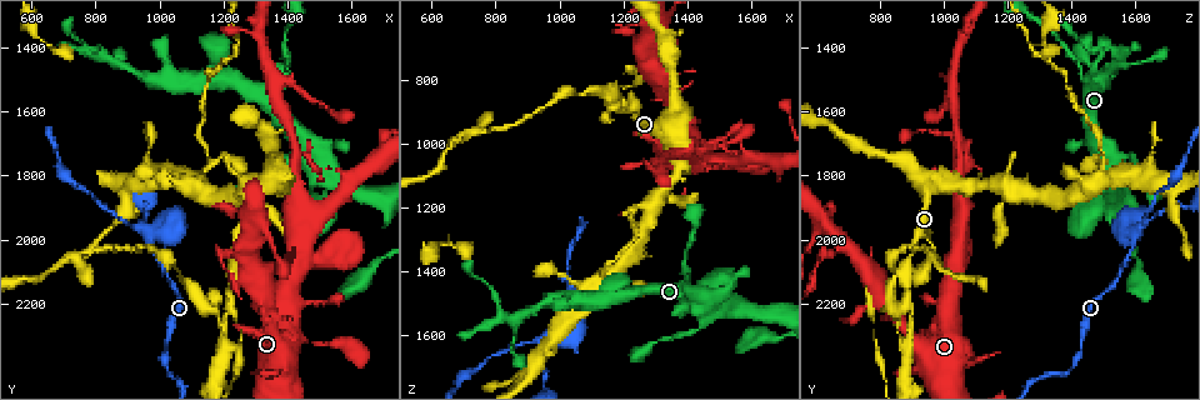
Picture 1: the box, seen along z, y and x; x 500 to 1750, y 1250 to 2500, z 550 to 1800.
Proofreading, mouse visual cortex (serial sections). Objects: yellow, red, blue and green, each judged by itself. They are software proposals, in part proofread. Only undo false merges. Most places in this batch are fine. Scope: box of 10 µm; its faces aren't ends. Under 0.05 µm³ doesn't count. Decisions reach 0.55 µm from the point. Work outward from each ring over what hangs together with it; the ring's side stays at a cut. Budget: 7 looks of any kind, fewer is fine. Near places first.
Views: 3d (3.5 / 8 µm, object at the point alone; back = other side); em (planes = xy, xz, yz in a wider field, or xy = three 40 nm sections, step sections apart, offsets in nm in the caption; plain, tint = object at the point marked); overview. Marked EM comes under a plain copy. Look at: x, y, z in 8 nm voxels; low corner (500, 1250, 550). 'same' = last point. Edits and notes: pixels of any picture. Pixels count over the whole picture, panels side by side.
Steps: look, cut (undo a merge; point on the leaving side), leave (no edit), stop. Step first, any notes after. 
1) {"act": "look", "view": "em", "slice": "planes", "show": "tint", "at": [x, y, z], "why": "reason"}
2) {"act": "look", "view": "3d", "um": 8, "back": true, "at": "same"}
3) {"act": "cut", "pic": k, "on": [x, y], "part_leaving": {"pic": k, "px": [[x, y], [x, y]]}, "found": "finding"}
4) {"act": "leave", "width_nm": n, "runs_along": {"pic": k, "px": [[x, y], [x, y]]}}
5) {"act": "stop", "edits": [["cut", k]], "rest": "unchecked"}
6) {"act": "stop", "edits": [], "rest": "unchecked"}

{"act": "look", "view": "3d", "um": 8, "at": [880, 1950, 1640], "why": "thick turns thin"}

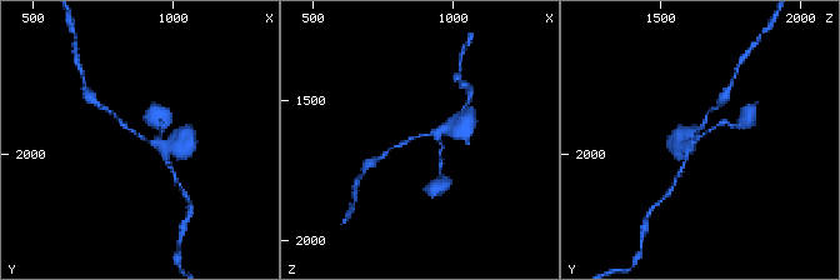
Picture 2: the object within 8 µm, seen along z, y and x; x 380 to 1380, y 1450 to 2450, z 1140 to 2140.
{"act": "look", "view": "3d", "um": 3.5, "at": "same", "why": "closer look"}

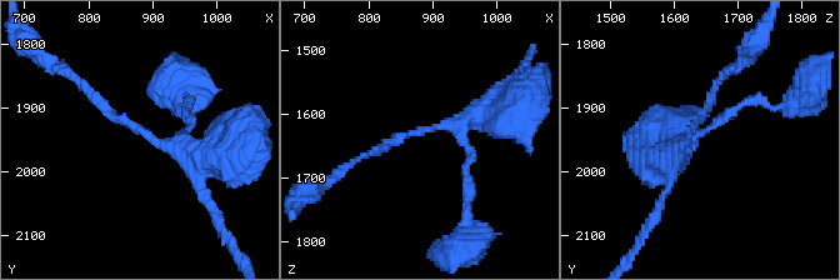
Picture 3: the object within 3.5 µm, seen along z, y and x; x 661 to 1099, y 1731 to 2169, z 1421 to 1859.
{"act": "leave", "arm_widths_nm": [100, 150, 300], "runs_along": {"pic": 3, "px": [[201, 174], [83, 85]]}, "found": "continuous, no second cell"}

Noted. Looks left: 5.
{"act": "look", "view": "3d", "um": 8, "back": true, "at": [1200, 1750, 1490], "why": "abrupt turn"}

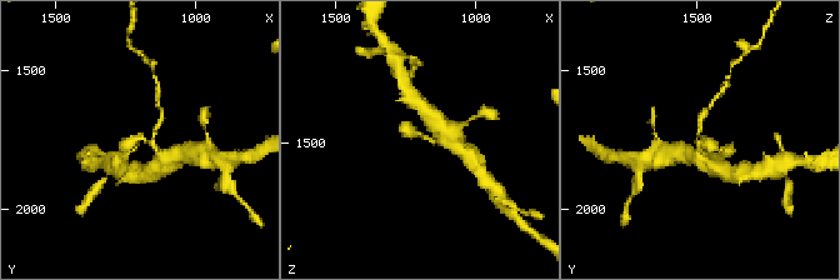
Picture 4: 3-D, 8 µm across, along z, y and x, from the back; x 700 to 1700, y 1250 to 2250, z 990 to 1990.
{"act": "look", "view": "3d", "um": 3.5, "at": "same"}

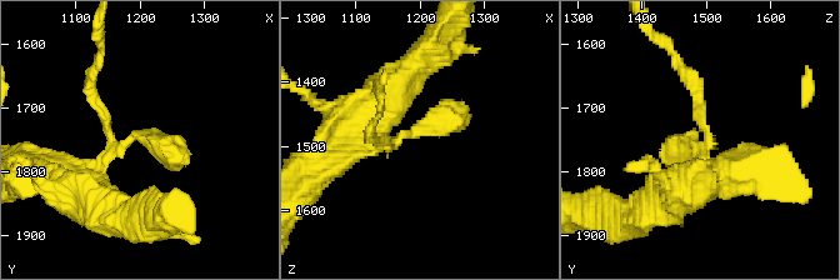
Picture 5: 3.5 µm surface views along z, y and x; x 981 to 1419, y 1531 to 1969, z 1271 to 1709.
{"act": "look", "view": "em", "slice": "xy", "step": 3, "show": "tint", "at": [1190, 1745, 1485]}

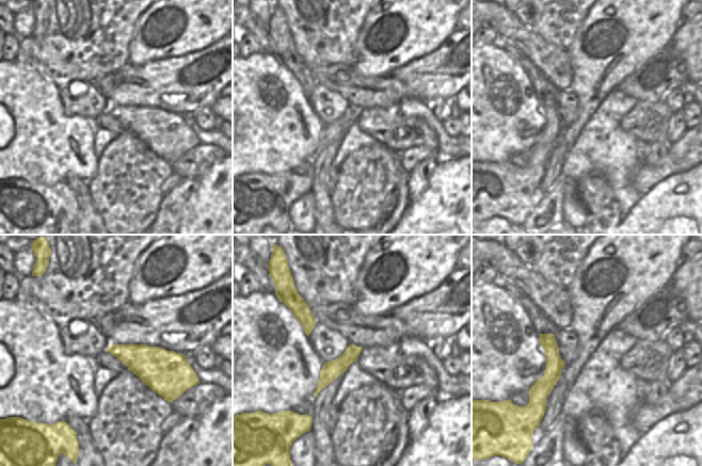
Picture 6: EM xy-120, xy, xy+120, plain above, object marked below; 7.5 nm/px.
{"act": "cut", "pic": 5, "on": [94, 101], "part_leaving": {"pic": 5, "px": [[111, 144], [89, 86], [100, 44]]}, "found": "two cells meet here"}

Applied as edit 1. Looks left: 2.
{"act": "stop", "edits": [["cut", 5]], "rest": "unchecked"}

